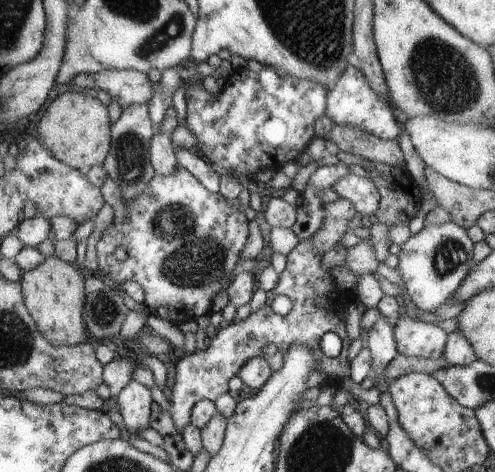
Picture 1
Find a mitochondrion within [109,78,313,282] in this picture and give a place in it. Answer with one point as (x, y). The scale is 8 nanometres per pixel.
(130, 162)

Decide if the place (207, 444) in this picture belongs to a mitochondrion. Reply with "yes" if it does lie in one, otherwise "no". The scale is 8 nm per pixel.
no

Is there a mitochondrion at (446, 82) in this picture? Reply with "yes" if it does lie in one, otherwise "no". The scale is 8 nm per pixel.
yes

